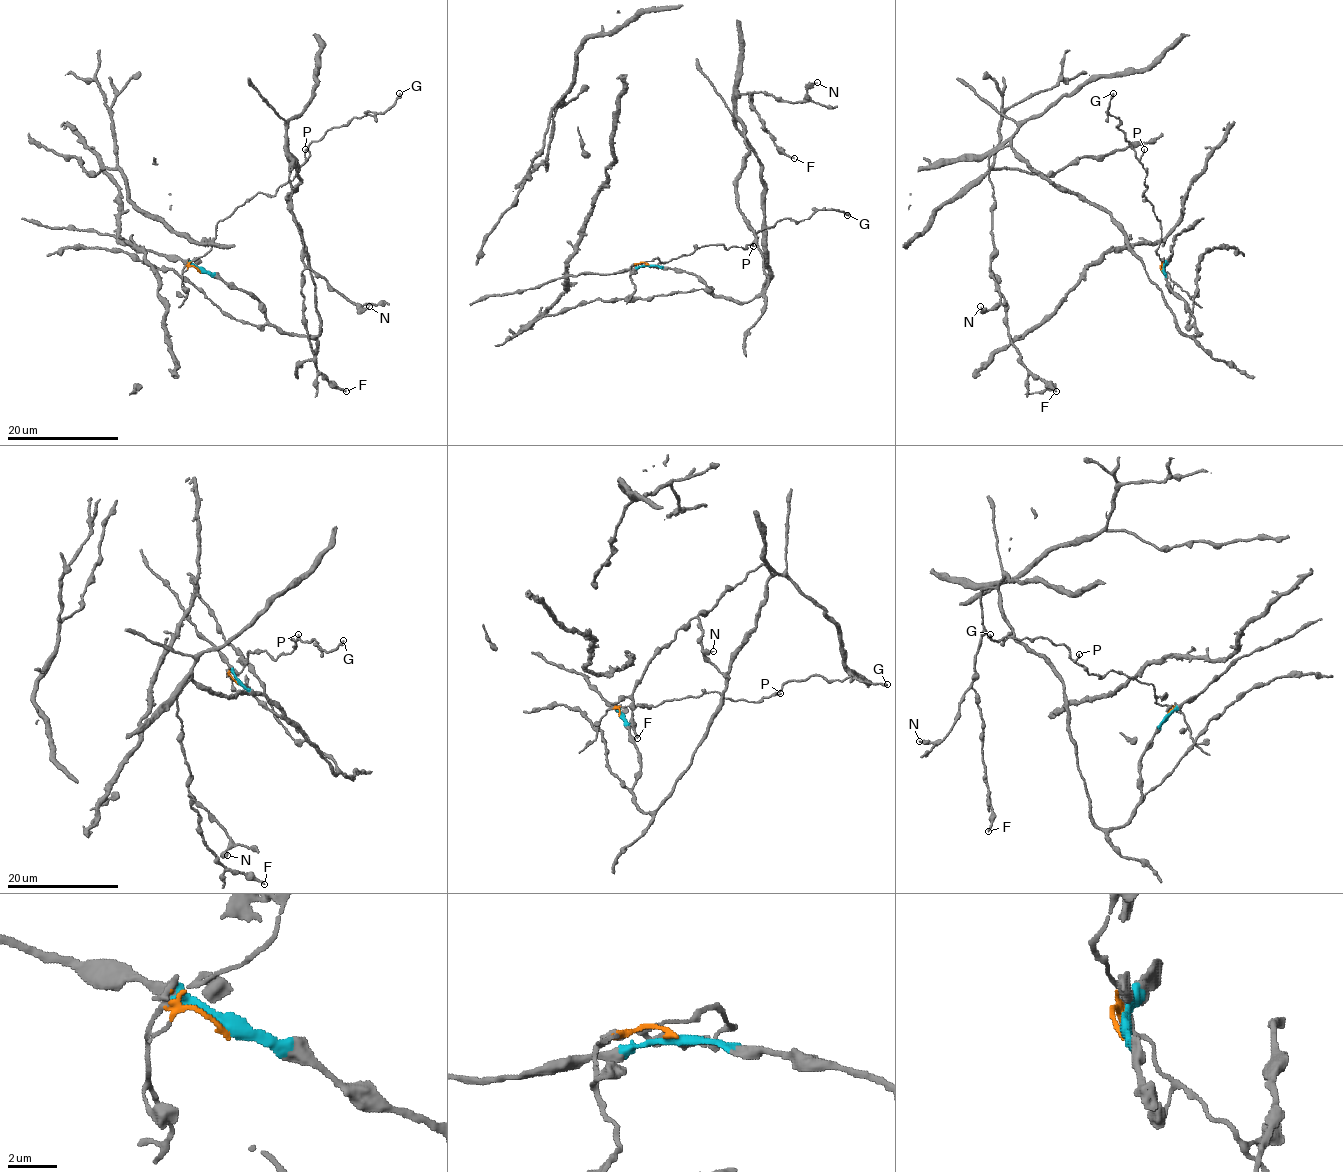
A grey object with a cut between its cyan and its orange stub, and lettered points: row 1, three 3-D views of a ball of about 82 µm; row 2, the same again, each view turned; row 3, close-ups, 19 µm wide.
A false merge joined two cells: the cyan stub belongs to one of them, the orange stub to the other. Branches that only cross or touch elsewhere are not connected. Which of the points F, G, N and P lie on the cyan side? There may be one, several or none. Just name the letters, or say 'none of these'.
F, N

